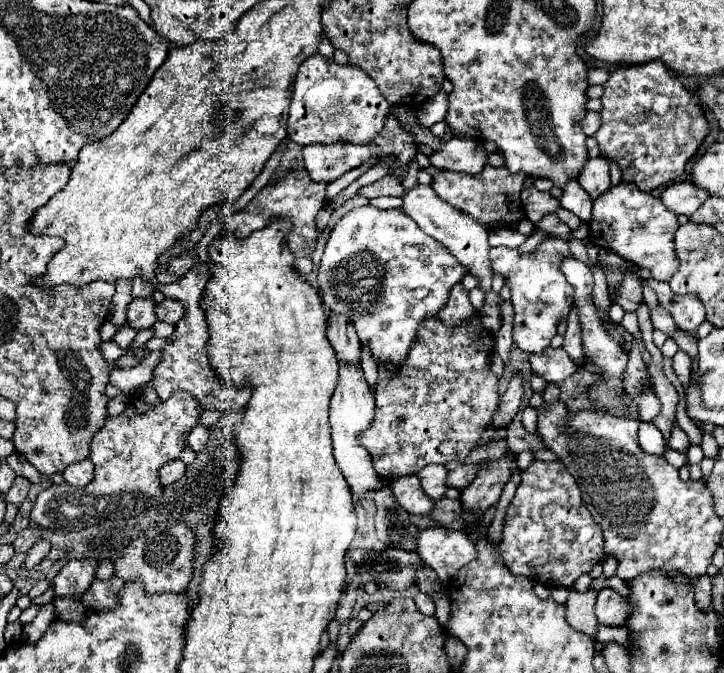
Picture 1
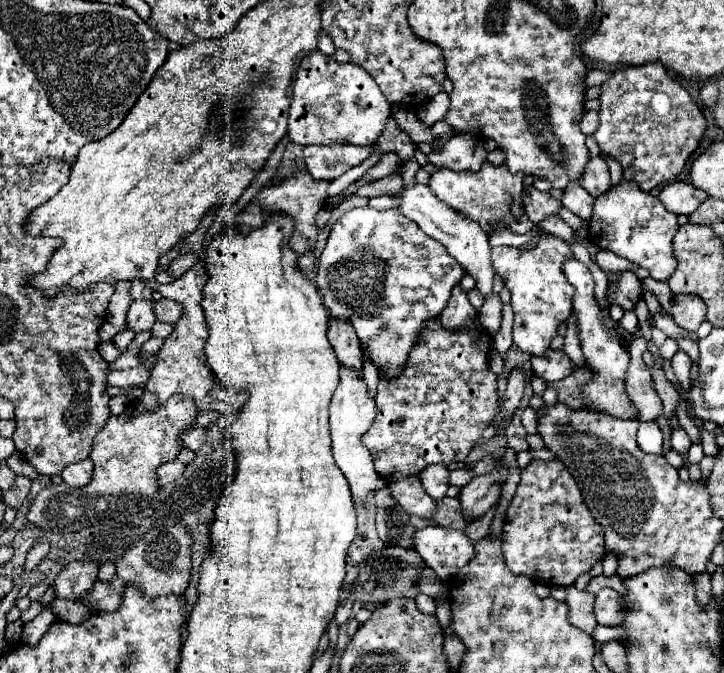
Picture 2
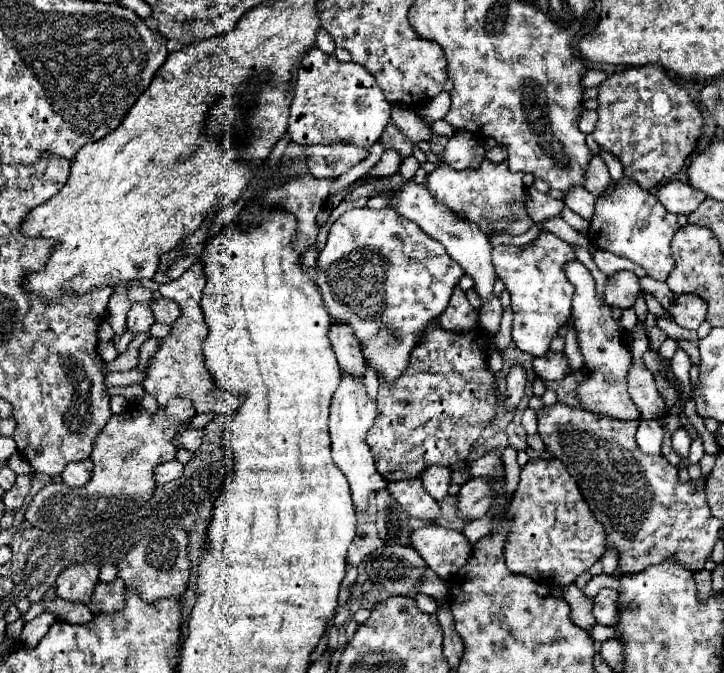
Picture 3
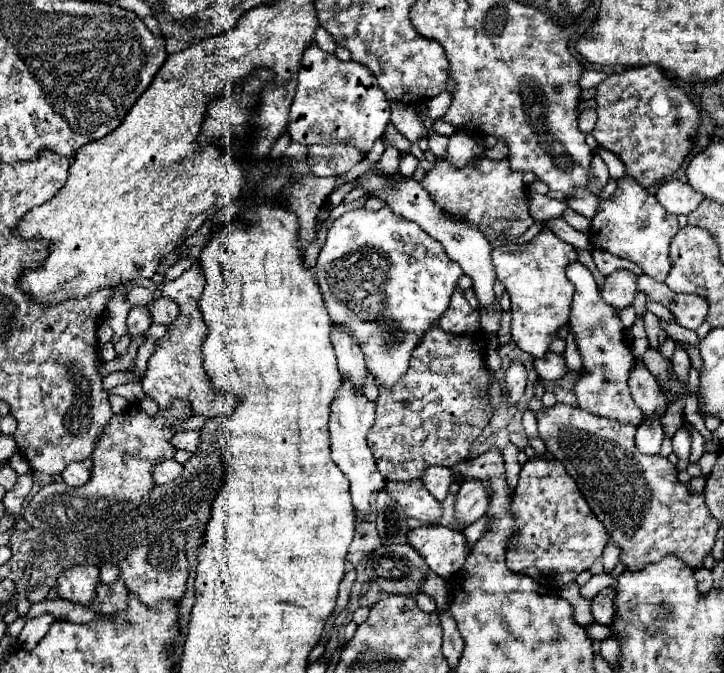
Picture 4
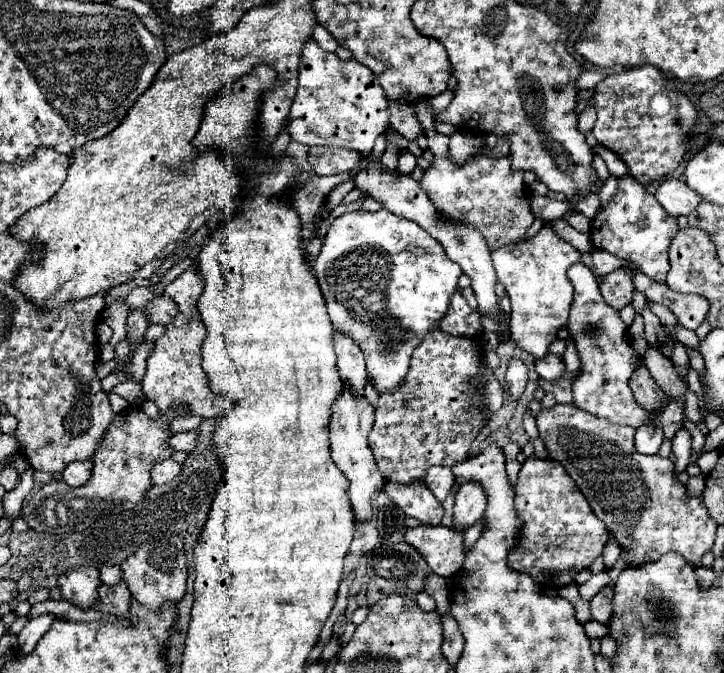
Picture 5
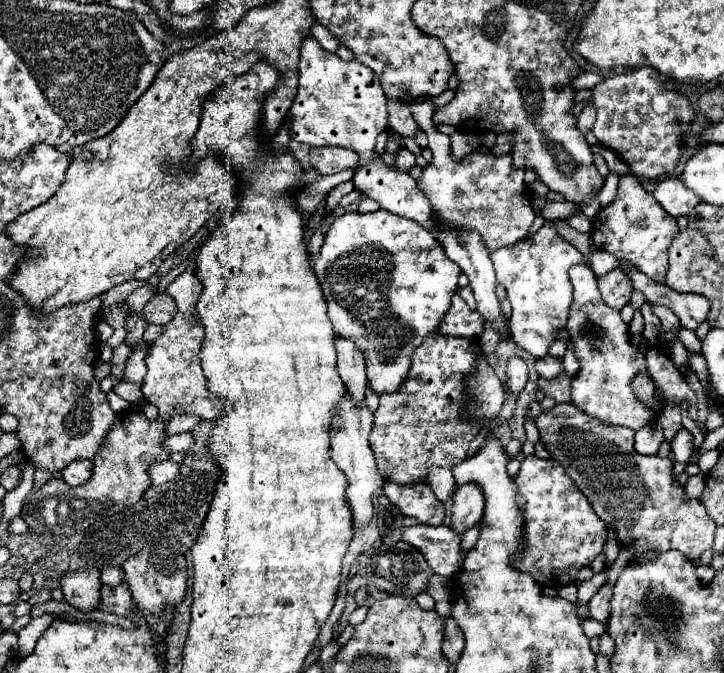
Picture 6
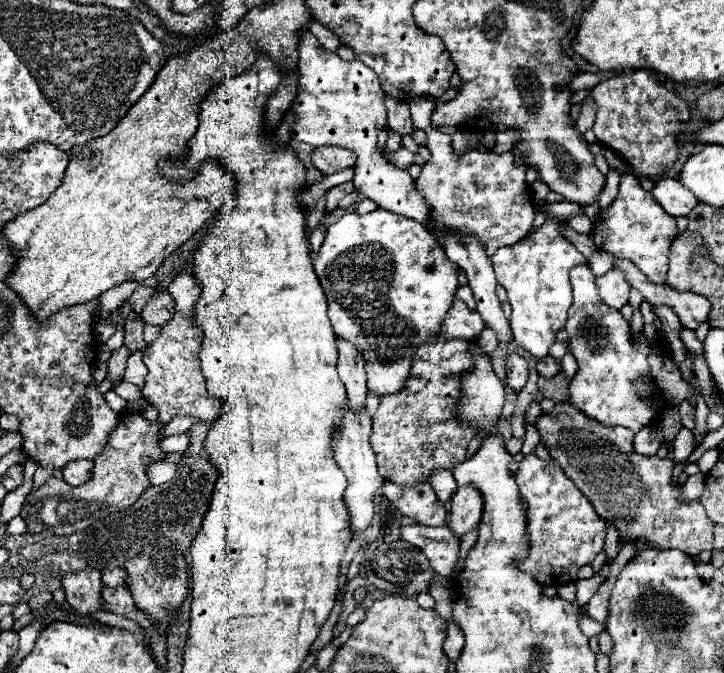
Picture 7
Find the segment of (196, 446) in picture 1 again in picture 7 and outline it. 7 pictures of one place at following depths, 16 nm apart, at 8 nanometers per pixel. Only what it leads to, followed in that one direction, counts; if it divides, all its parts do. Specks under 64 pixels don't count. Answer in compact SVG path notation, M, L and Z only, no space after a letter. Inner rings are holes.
M176 434L176 436L168 436L160 442L162 450L166 452L184 452L190 448L190 436L188 434Z

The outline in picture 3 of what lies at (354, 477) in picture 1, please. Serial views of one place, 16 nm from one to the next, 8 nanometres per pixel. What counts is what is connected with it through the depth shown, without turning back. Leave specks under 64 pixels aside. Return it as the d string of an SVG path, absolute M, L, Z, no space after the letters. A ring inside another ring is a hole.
M342 372L342 382L336 390L336 396L332 398L330 404L330 438L332 438L332 458L336 466L342 470L342 474L350 482L350 492L352 492L352 502L356 508L366 510L368 508L368 496L376 490L386 488L384 478L376 472L374 468L374 458L364 444L364 436L374 424L376 418L376 402L368 398L366 386L356 384L352 376L344 376Z

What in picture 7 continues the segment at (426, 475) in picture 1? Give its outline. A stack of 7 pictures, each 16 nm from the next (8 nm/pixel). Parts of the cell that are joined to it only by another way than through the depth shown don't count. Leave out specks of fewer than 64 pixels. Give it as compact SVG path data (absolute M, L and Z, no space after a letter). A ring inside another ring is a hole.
M438 468L436 472L432 472L432 476L428 478L428 482L430 482L430 486L432 486L432 490L436 492L436 496L442 500L442 502L446 502L448 498L452 498L452 494L456 492L456 480L454 480L454 476L452 476L452 470L448 470L448 468Z

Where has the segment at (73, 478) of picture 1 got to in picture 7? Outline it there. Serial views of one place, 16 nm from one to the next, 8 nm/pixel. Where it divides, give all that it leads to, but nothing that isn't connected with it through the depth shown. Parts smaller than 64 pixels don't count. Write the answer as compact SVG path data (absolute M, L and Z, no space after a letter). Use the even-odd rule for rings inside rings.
M74 460L72 464L68 464L68 466L62 470L62 474L64 474L64 480L66 480L70 486L80 486L80 484L84 484L86 480L90 480L92 468L94 468L94 462L92 462L92 460Z

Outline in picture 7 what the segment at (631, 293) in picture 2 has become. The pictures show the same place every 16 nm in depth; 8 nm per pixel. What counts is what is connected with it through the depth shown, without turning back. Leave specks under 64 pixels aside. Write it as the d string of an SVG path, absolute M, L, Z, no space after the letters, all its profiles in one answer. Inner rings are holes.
M610 270L608 274L596 278L596 286L600 290L600 296L604 300L604 304L608 304L610 308L620 310L628 298L630 298L630 284L624 278L624 274L620 270Z

